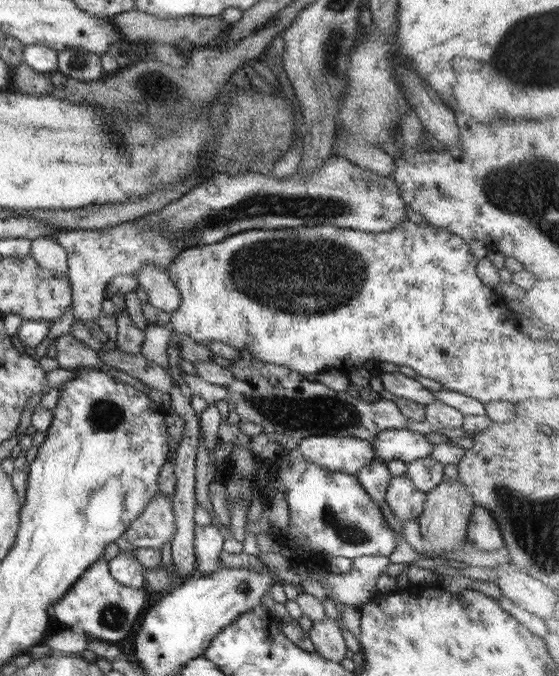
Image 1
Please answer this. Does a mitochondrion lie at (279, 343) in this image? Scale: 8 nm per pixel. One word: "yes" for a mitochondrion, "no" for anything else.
no

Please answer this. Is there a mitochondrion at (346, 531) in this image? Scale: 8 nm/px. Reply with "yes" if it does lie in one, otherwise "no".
yes

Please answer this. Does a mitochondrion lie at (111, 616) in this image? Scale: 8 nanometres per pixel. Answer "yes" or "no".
yes

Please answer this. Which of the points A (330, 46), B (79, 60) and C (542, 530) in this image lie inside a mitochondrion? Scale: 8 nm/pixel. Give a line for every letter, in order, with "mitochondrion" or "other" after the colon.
A: mitochondrion
B: mitochondrion
C: mitochondrion

